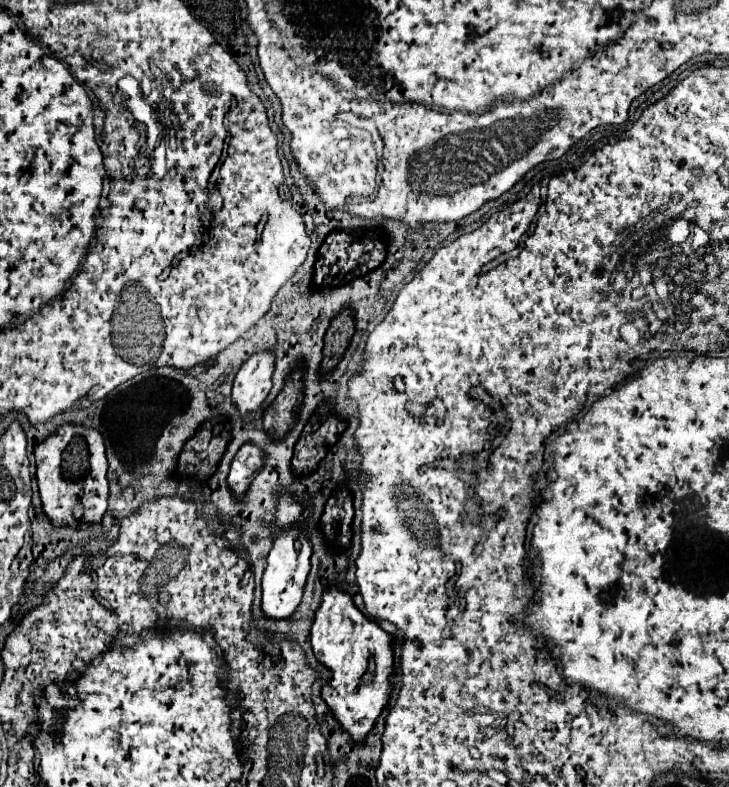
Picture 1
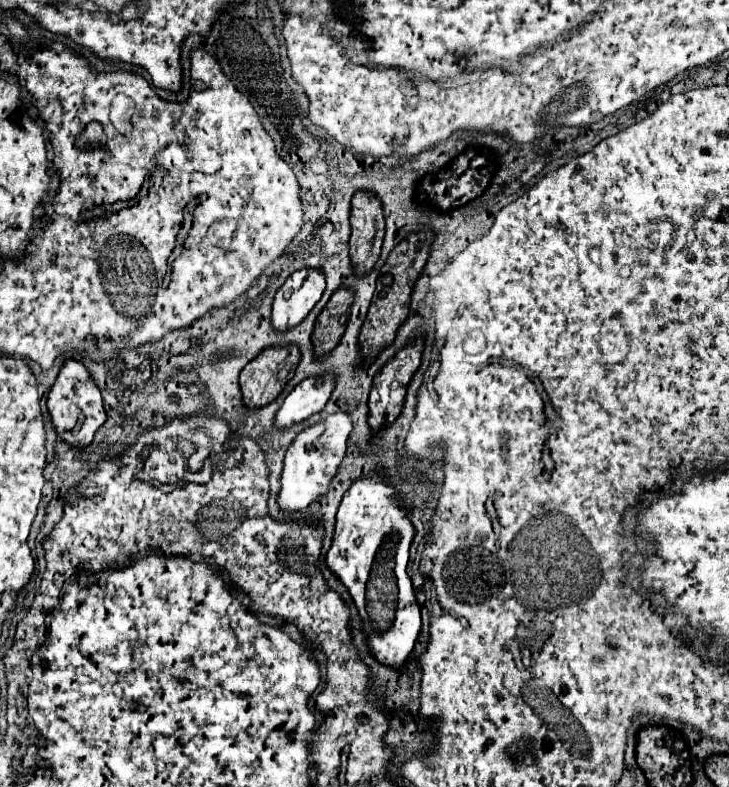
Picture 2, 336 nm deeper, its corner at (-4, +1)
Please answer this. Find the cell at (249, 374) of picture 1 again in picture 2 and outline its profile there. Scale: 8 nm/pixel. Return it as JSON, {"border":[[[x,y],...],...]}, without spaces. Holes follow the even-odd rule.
{"border":[[[318,269],[294,271],[274,297],[272,325],[278,331],[286,331],[298,325],[320,301],[324,287],[326,279]]]}

